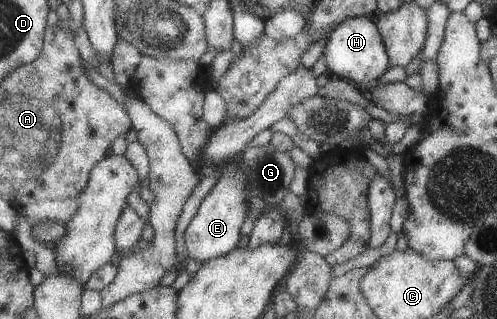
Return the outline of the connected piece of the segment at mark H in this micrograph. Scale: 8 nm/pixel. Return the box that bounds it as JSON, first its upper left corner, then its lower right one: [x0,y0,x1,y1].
[324,16,391,85]

